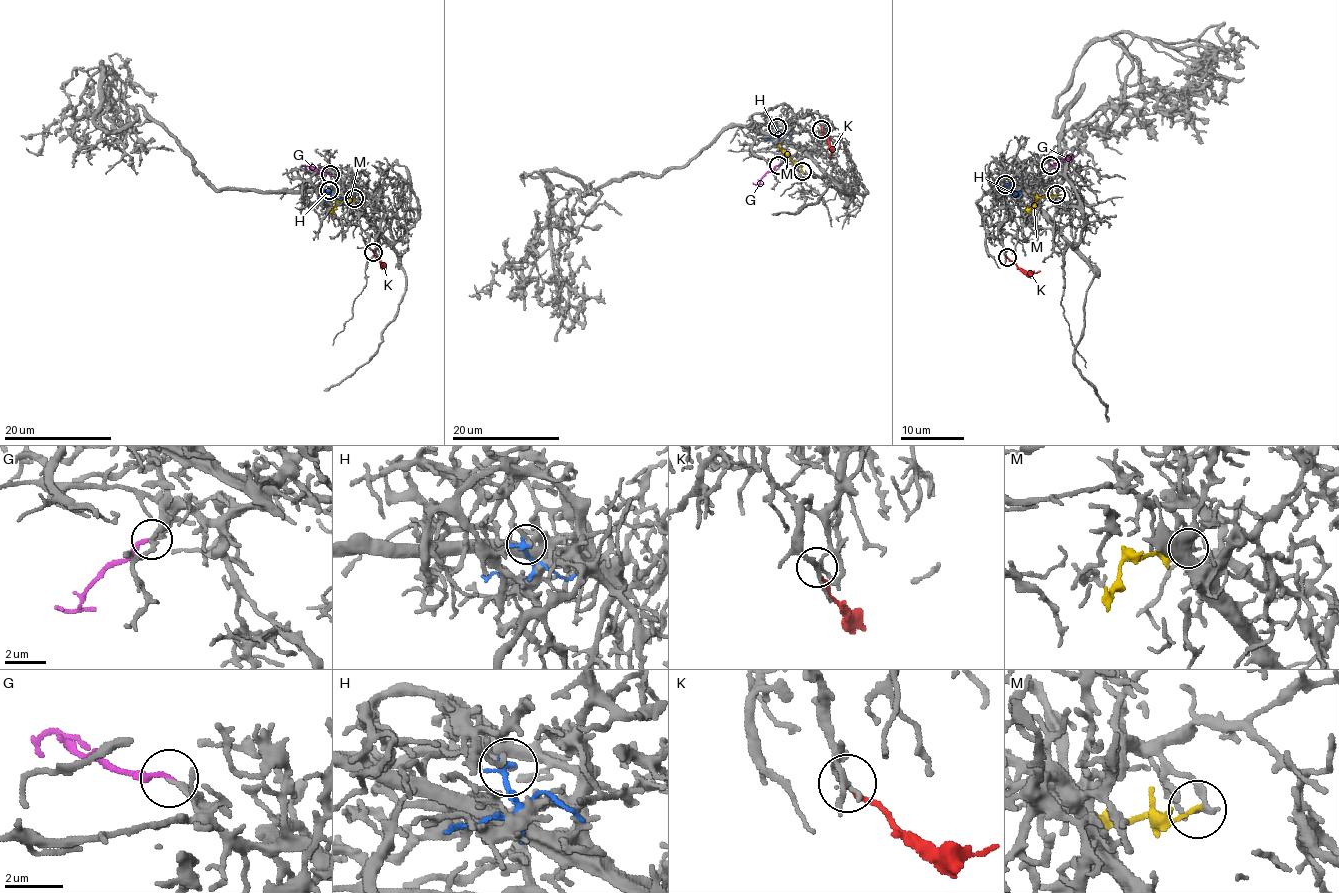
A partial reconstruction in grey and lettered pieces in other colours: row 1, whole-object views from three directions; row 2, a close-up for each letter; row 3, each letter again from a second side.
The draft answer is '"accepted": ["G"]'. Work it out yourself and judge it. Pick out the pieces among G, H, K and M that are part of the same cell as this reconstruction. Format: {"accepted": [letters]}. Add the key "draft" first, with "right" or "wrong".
{"draft": "right", "accepted": ["G"]}

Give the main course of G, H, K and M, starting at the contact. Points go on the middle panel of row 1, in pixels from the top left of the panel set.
G: (778, 166), (758, 184), (755, 183)
H: (776, 128), (779, 136), (764, 140)
K: (821, 129), (830, 147), (830, 157)
M: (802, 171), (780, 147)

